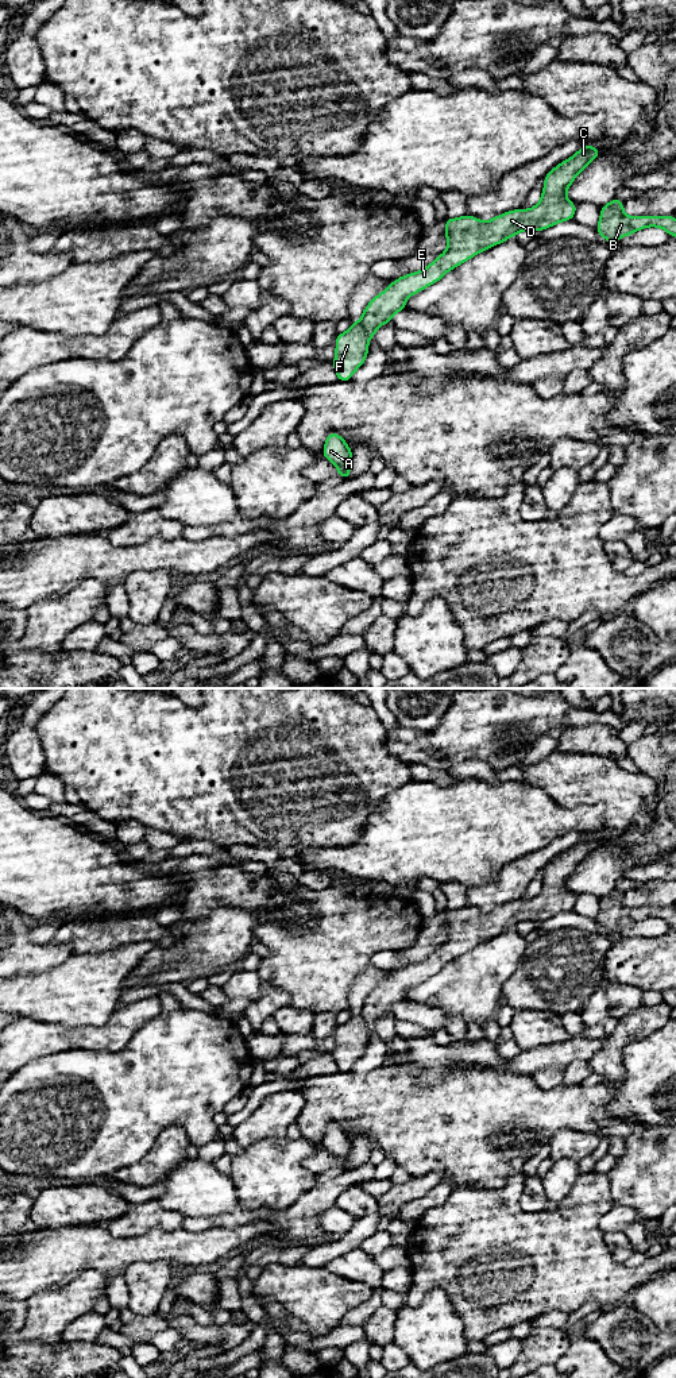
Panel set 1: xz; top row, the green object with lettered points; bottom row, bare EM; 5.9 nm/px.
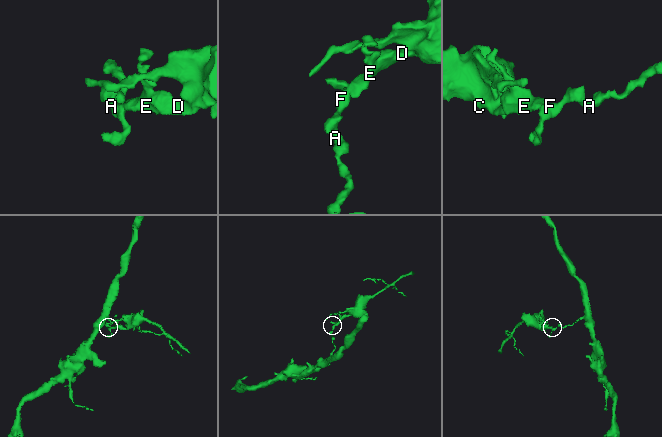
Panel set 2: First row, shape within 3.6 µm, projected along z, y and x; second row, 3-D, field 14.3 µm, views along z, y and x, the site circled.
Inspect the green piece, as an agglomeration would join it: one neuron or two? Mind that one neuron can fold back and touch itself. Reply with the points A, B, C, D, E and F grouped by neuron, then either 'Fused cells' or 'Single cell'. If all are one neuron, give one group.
Groups: A F / B C D E. Fused cells

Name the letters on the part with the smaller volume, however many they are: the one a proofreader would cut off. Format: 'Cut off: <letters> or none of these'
Cut off: B, C, D, E

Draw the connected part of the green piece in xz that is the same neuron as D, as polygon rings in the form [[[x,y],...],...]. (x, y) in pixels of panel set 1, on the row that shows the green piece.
[[[586,144],[569,159],[553,167],[544,177],[545,185],[540,202],[532,209],[514,209],[490,221],[480,221],[470,215],[457,219],[447,217],[447,251],[426,269],[394,279],[364,308],[360,321],[367,337],[374,337],[382,324],[391,323],[395,312],[409,310],[405,301],[410,296],[440,281],[444,274],[478,252],[506,242],[518,232],[526,229],[537,232],[559,221],[572,220],[578,205],[567,200],[565,192],[576,175],[600,154],[599,148]]]

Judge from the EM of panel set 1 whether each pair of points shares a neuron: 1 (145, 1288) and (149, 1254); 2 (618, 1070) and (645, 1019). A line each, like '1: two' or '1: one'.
1: two
2: one

